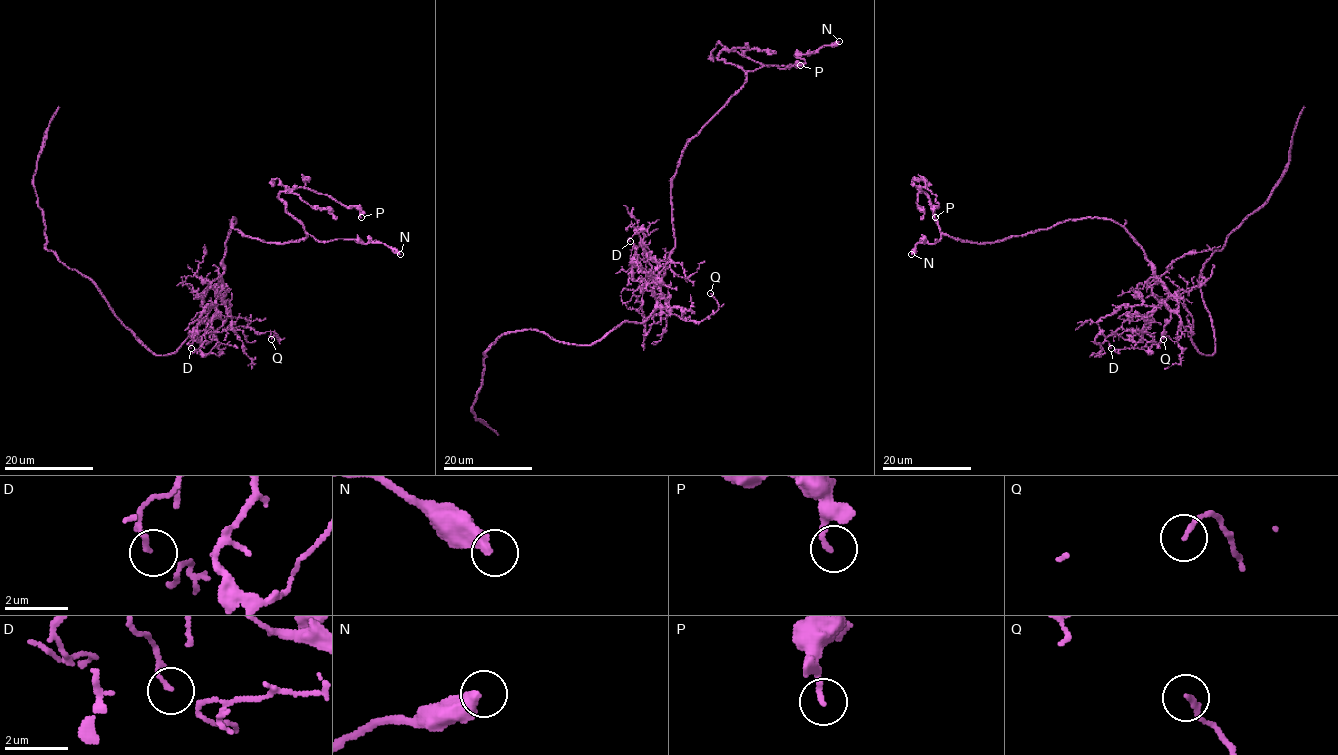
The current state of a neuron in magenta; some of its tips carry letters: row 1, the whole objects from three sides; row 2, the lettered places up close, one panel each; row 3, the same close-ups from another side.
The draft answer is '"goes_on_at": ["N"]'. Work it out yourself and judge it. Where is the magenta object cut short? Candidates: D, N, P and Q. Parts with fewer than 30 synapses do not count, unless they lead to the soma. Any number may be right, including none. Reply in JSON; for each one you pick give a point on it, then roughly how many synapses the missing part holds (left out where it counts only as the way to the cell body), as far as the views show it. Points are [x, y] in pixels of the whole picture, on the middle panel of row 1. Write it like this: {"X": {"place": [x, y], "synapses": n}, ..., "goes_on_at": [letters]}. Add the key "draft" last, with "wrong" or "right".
{"goes_on_at": [], "draft": "wrong"}

